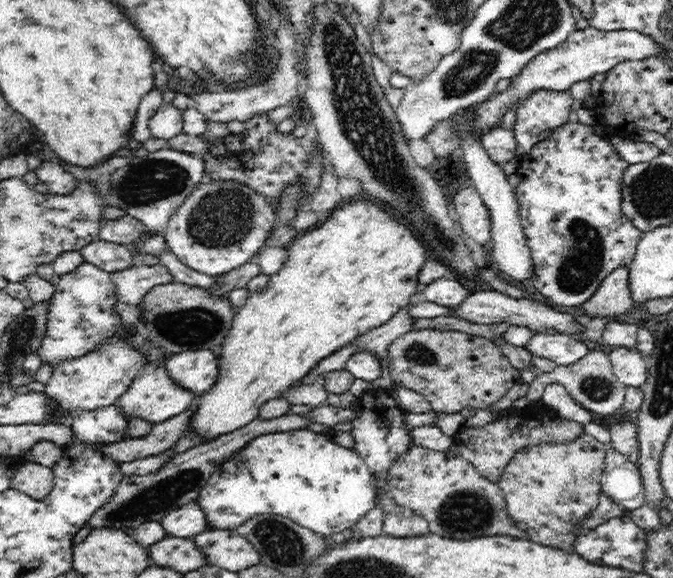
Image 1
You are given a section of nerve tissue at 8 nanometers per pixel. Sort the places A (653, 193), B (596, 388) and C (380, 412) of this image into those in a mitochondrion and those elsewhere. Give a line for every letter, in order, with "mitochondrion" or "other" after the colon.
A: mitochondrion
B: mitochondrion
C: other

